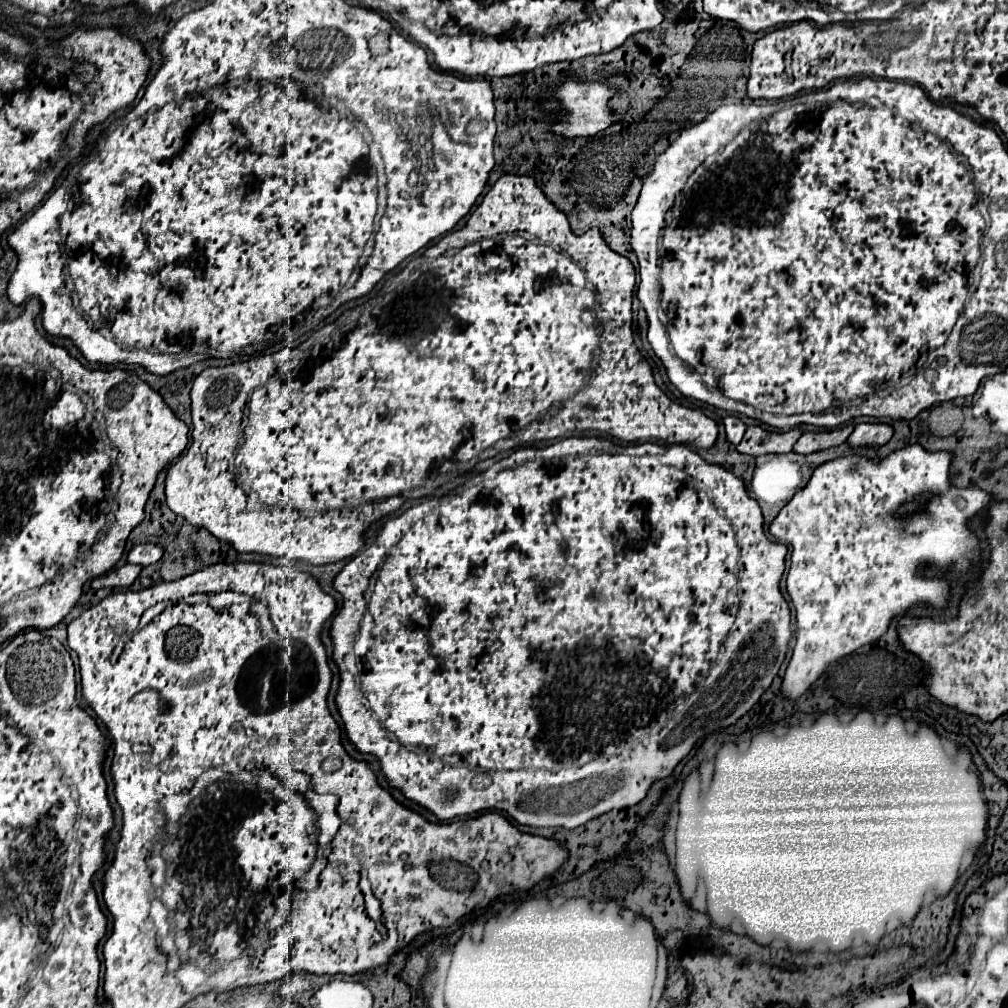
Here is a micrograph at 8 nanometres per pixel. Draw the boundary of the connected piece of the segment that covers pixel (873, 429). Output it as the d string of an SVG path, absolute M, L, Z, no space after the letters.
M858 424L846 444L850 448L880 448L892 438L892 432L888 424Z

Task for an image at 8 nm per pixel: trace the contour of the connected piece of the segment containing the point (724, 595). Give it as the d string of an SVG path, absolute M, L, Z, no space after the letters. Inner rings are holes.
M568 436L564 440L556 440L546 448L522 448L512 452L508 458L496 462L492 468L488 468L482 474L476 474L474 478L470 478L468 482L464 482L462 486L450 490L448 494L440 496L440 498L432 498L426 500L418 506L408 508L406 512L402 512L396 518L390 518L382 524L380 534L376 536L376 542L372 542L370 546L366 546L364 550L360 550L334 578L332 586L334 590L338 590L342 594L342 608L336 612L332 626L330 626L330 640L332 644L344 644L348 650L354 652L356 660L358 660L358 684L362 686L362 694L366 694L368 700L368 714L366 716L354 716L354 710L344 714L340 710L340 716L348 716L346 720L346 733L348 740L354 744L354 748L360 754L372 754L376 756L380 770L386 778L386 782L400 790L408 800L416 802L418 806L430 810L440 822L450 822L454 818L460 816L470 816L476 812L486 812L486 810L504 810L506 814L510 814L518 824L524 826L560 826L560 828L576 828L586 824L588 820L614 810L614 808L628 808L638 804L652 782L666 778L672 774L672 770L676 768L676 764L688 756L688 752L692 750L692 746L706 734L716 732L720 728L726 728L730 724L734 724L738 718L742 718L758 700L760 696L770 688L774 676L780 670L782 664L782 656L786 656L788 650L788 642L792 636L792 626L790 626L790 608L788 602L784 600L782 592L780 592L780 578L784 574L784 558L786 558L786 546L780 542L770 540L764 534L764 516L762 510L758 506L758 502L754 502L748 494L746 494L746 486L740 478L736 478L732 472L724 470L718 464L710 464L704 458L700 458L694 450L690 450L688 446L660 446L654 442L642 442L642 444L616 444L608 438L594 438L594 436ZM676 466L692 466L692 476L690 472L686 472L686 468L676 468ZM554 756L588 756L588 762L584 762L582 766L572 766L572 768L562 768L562 770L554 770Z

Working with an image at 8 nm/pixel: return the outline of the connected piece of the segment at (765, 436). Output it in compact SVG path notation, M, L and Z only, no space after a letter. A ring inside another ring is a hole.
M750 426L742 438L742 442L736 446L740 454L748 456L764 456L764 454L786 454L792 450L796 440L800 438L800 430L788 430L788 432L768 432L760 426Z

